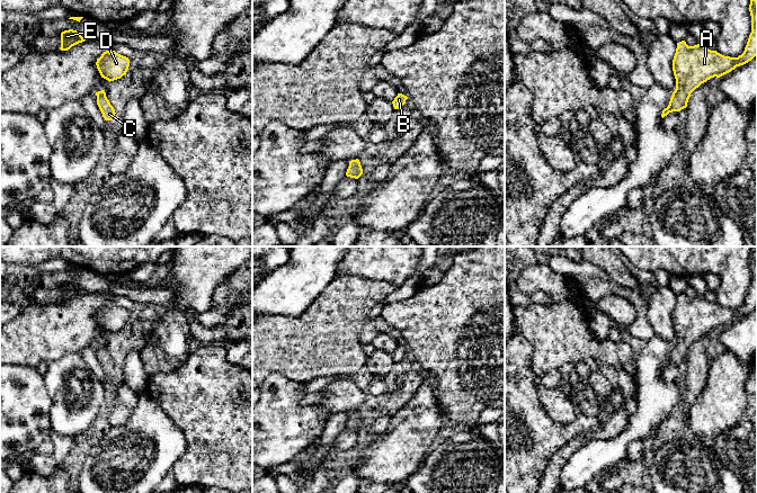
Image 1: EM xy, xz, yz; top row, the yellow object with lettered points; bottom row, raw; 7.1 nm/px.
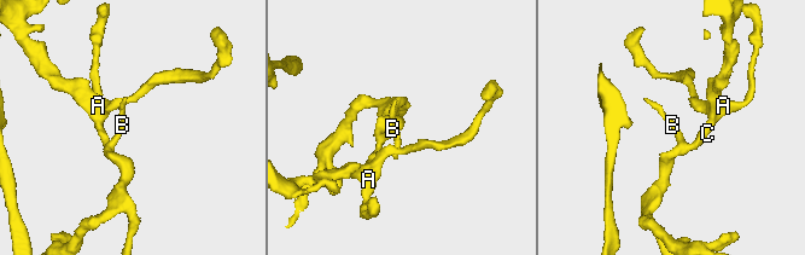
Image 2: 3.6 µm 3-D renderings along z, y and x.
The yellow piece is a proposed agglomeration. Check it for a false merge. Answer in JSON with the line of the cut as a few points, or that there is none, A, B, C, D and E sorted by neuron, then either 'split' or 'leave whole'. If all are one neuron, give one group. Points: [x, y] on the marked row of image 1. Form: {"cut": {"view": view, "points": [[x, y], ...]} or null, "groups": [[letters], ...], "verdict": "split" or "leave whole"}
{"cut": null, "groups": [["A", "B", "C", "D", "E"]], "verdict": "leave whole"}

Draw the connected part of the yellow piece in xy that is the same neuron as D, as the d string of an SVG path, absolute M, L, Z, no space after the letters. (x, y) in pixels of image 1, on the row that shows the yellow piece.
M106 51L97 59L96 65L101 78L110 82L126 74L130 66L130 60L115 51Z

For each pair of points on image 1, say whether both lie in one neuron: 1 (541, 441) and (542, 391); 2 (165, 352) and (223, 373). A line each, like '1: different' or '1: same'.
1: different
2: different

